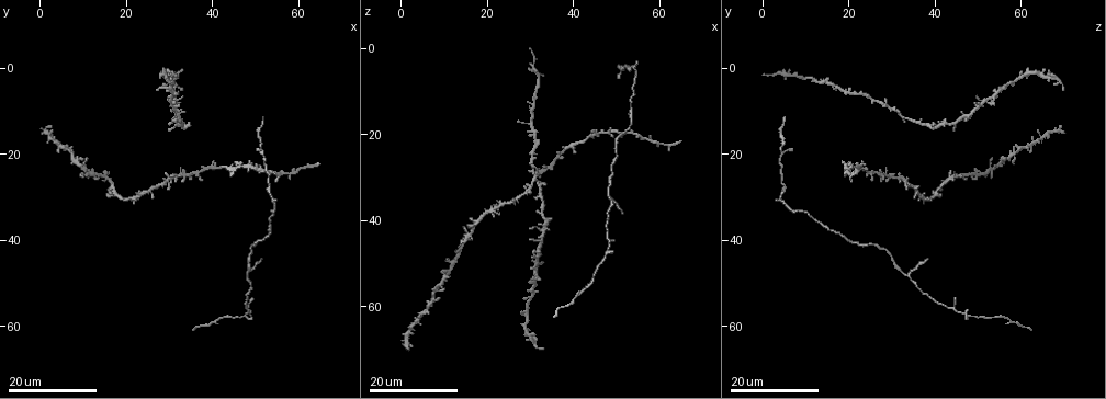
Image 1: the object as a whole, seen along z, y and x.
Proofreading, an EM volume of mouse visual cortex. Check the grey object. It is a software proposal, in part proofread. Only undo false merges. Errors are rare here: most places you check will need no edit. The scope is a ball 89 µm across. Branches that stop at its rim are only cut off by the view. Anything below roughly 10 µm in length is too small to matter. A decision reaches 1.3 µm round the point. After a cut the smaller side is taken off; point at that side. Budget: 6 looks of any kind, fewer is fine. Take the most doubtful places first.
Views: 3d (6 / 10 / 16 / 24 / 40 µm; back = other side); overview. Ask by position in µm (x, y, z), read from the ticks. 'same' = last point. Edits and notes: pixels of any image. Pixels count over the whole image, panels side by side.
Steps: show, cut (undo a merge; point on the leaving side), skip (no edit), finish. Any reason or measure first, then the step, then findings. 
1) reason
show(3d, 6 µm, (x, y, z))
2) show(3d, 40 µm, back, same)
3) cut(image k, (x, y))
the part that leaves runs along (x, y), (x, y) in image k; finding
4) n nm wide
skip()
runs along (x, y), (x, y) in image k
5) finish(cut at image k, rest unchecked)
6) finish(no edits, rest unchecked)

two arms in line, one across
show(3d, 24 µm, (53.0, 36.5, 14.5))

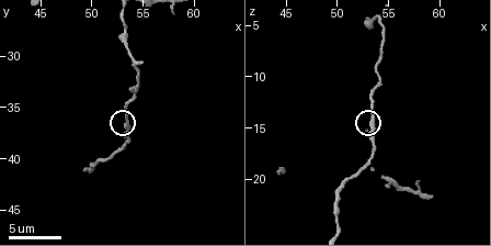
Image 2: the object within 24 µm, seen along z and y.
show(3d, 6 µm, (53.4, 36.8, 15.0))

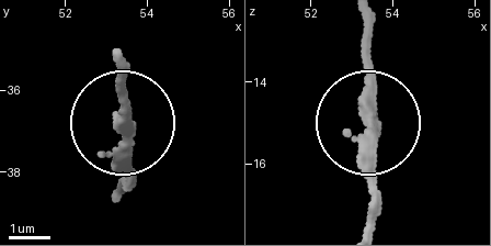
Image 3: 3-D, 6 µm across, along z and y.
3 arms
skip()
continuous, no second neuron

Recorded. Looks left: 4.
a fork
show(3d, 24 µm, (32.5, 11.5, 33.5))

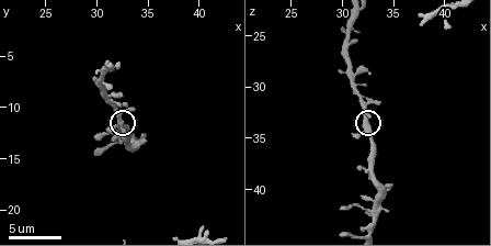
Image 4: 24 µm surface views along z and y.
zoom in
show(3d, 6 µm, (32.2, 11.4, 33.0))

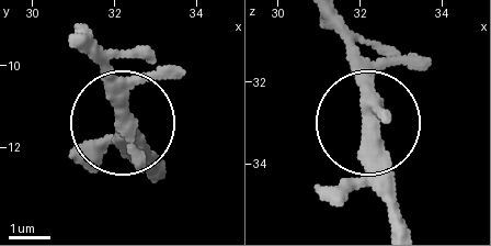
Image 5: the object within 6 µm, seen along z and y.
side arm 39 µm
skip()
all the same neuron

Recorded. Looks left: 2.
sudden change in width
show(3d, 24 µm, (48.0, 56.5, 45.0))

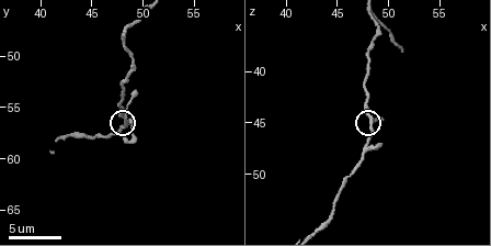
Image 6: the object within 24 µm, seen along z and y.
show(3d, 6 µm, (48.2, 56.2, 44.6))

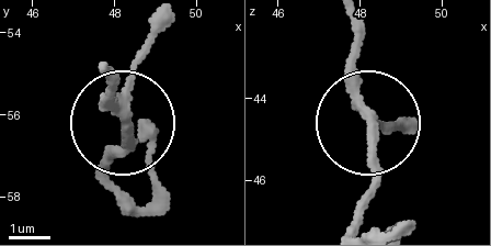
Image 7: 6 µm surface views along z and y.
skip()
runs along (356, 25), (370, 131), (360, 225) in image 7; all the same neuron

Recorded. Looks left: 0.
finish(no edits, rest unchecked)

